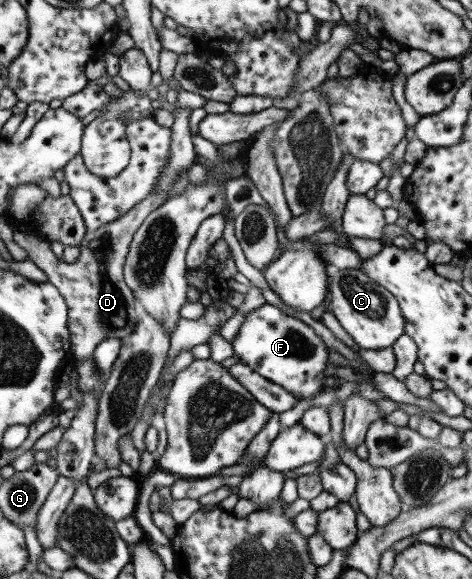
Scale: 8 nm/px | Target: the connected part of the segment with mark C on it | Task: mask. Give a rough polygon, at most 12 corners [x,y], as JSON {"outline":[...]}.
{"outline":[[328,265],[330,309],[361,349],[404,333],[399,305],[357,269]]}

